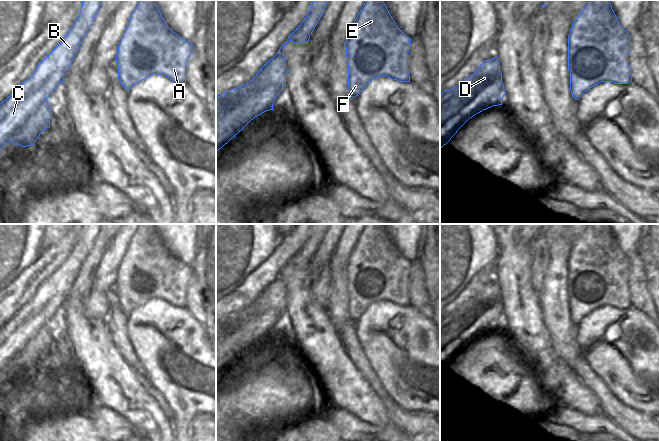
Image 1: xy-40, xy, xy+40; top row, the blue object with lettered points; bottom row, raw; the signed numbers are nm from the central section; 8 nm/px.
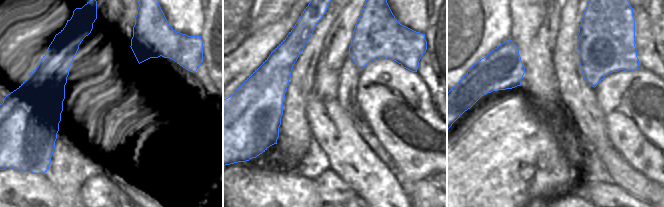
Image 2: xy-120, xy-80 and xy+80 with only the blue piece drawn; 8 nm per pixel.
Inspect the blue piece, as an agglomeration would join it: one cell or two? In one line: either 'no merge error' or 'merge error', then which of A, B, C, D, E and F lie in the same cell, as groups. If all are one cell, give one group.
merge error; A C D E F / B

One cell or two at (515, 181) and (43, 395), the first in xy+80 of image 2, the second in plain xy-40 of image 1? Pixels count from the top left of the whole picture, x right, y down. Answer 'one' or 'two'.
one

